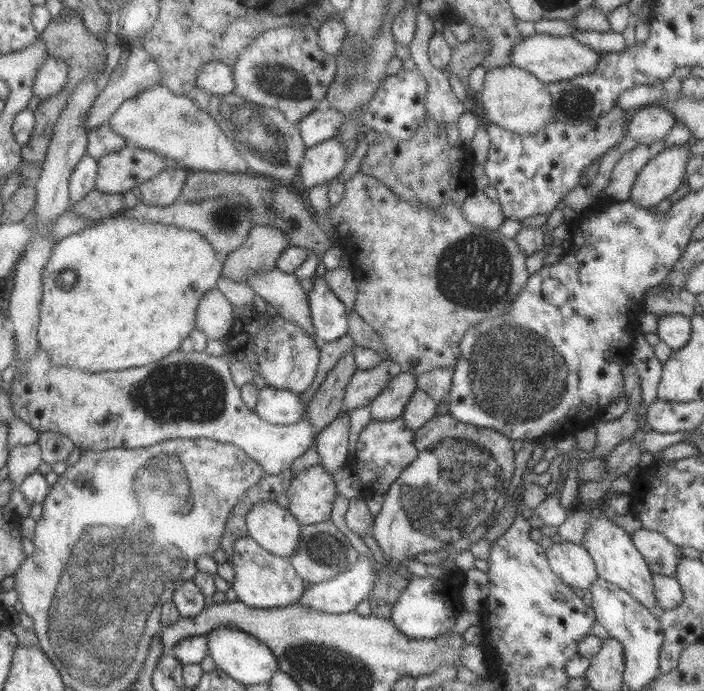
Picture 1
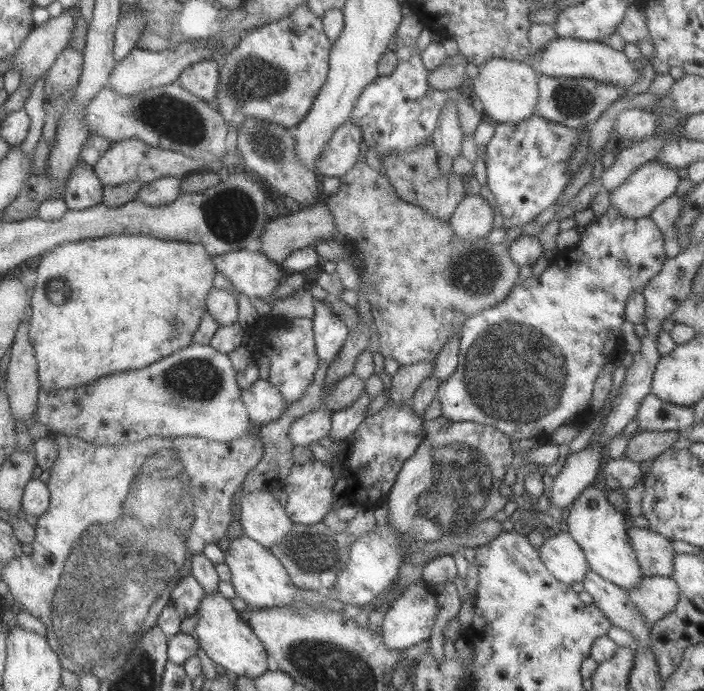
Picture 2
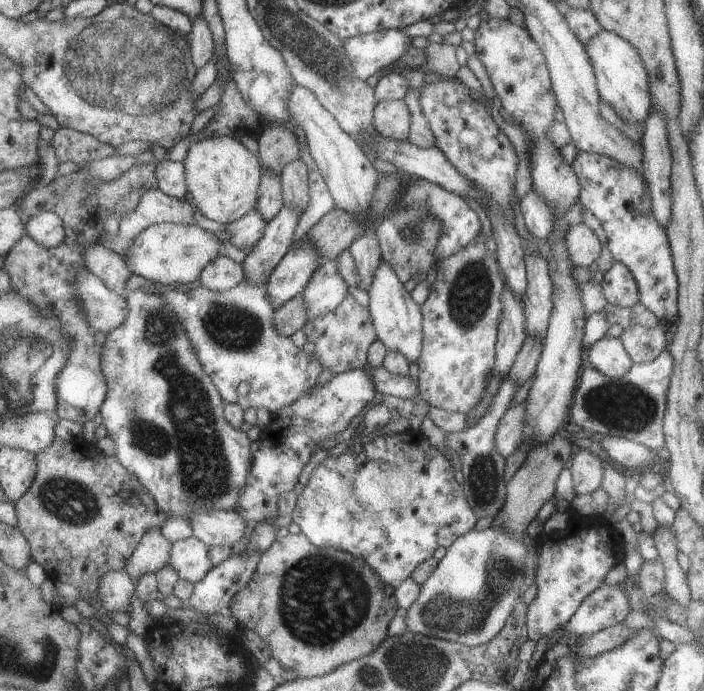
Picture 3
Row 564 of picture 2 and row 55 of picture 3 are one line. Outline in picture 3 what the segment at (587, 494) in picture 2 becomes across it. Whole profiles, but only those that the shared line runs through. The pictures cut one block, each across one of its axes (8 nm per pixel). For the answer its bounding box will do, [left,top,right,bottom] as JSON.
[584,30,652,123]

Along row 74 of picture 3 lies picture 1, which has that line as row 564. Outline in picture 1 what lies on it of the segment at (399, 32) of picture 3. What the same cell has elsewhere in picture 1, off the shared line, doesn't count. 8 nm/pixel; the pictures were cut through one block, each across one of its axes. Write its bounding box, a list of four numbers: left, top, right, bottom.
[297,555,381,614]

